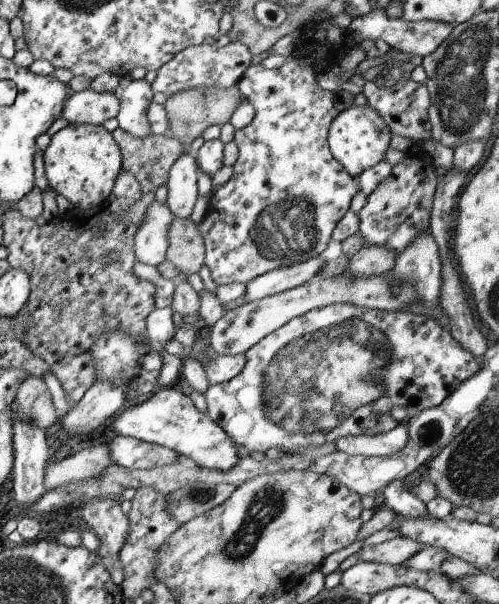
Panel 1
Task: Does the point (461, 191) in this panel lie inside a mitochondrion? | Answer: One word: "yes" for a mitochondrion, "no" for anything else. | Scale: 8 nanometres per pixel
no

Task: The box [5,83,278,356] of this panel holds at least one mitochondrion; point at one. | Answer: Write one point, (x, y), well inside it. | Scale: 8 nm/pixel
(112, 254)

